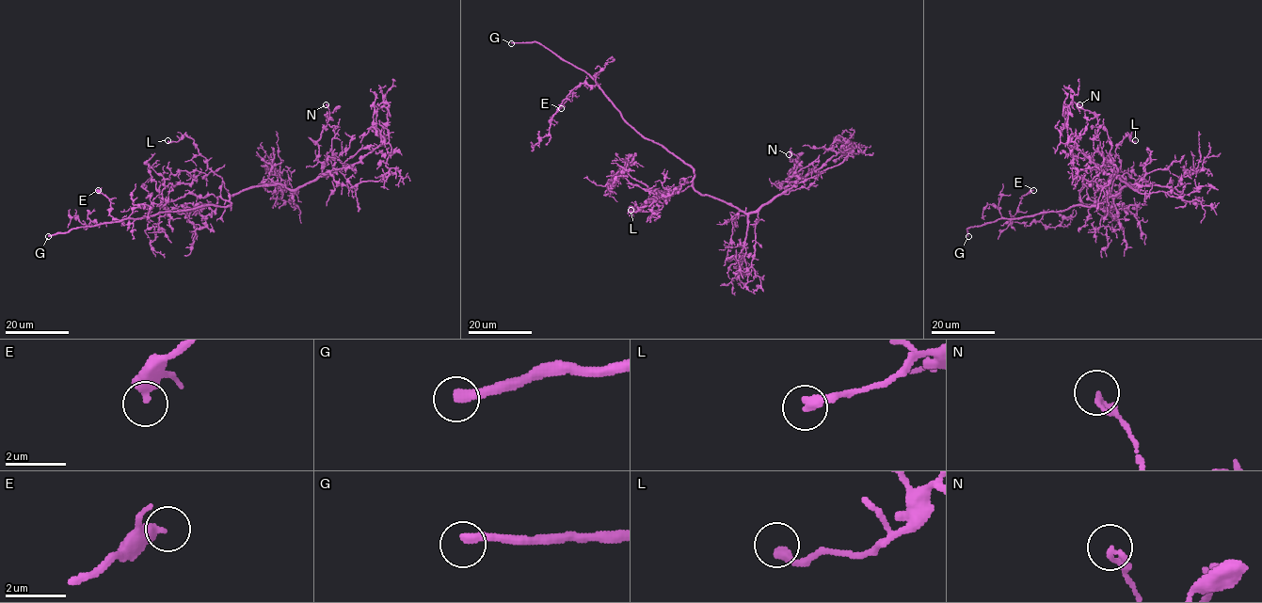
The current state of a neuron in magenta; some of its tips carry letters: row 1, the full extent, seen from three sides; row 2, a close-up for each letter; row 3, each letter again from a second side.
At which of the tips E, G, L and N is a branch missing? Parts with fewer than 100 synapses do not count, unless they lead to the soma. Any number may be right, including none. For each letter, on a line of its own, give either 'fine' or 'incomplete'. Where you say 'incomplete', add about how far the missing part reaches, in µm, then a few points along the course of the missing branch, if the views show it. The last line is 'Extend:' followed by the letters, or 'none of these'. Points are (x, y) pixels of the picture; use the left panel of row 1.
E: fine
G: incomplete; missing 40 µm
L: fine
N: fine
Extend: G

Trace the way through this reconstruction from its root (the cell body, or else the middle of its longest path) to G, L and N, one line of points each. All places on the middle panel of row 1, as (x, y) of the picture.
G: (697, 192), (694, 187), (693, 168), (660, 145), (642, 137), (586, 72), (535, 41), (511, 43)
L: (697, 192), (693, 186), (671, 195), (661, 190), (646, 204), (630, 210)
N: (697, 192), (730, 203), (746, 213), (758, 211), (785, 192), (780, 185), (795, 165), (789, 154)

